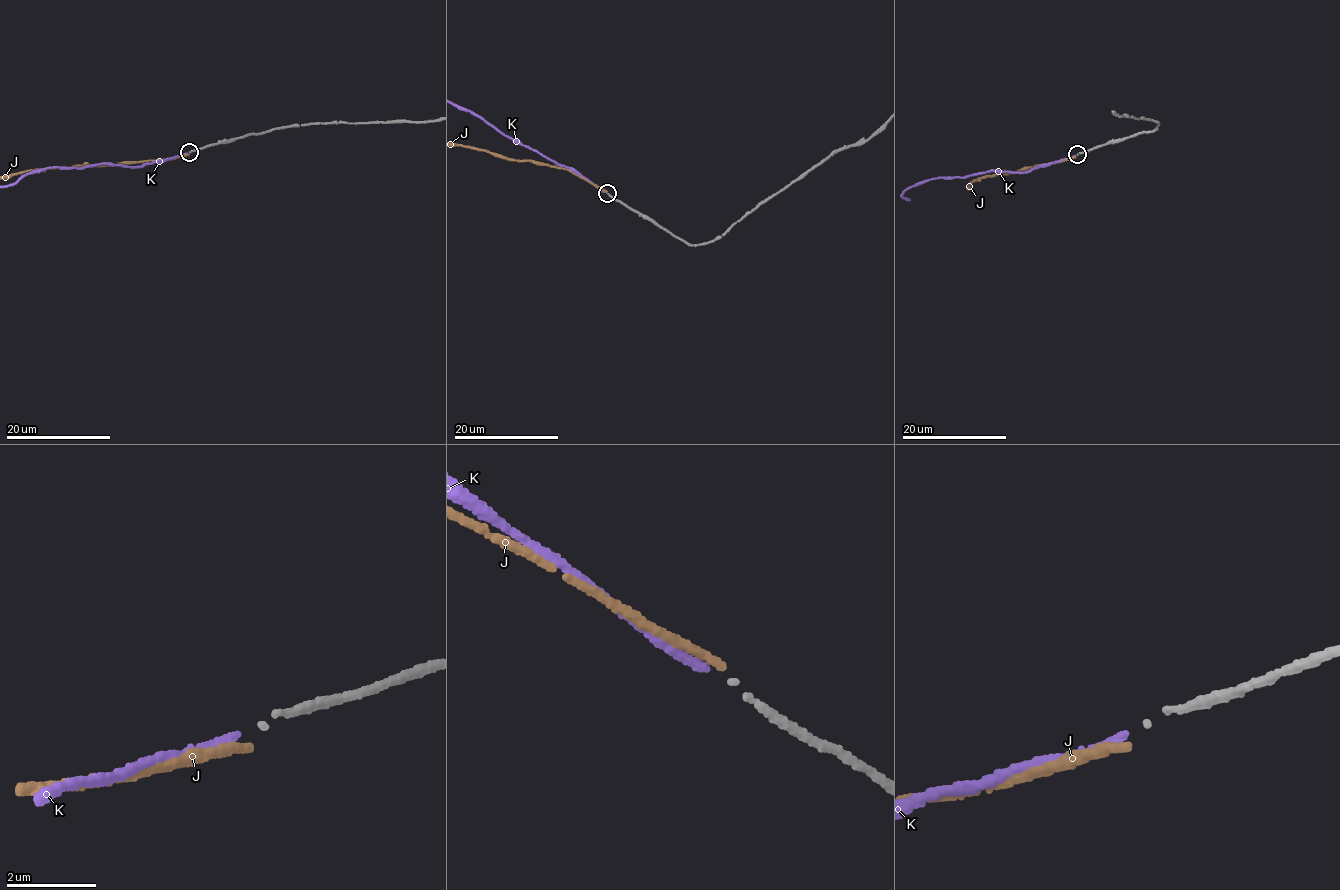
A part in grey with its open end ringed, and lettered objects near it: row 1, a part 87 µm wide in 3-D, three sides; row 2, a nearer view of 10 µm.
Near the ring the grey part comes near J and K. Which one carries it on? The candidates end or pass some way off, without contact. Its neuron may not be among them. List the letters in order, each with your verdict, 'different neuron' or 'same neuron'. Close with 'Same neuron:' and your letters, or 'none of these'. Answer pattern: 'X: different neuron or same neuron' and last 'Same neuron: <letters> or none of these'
J: different neuron
K: same neuron
Same neuron: K

